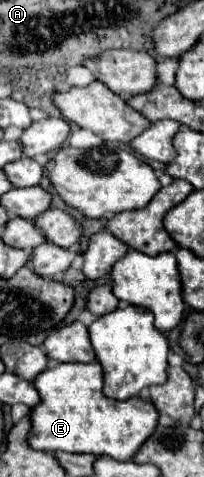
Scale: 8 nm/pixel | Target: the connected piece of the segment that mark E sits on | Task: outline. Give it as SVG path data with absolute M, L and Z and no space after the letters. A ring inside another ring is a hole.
M99 362L53 364L33 384L41 394L41 404L31 410L33 430L29 434L29 446L33 450L87 452L115 460L133 460L159 424L159 412L149 400L141 396L113 400L103 394L103 368Z

